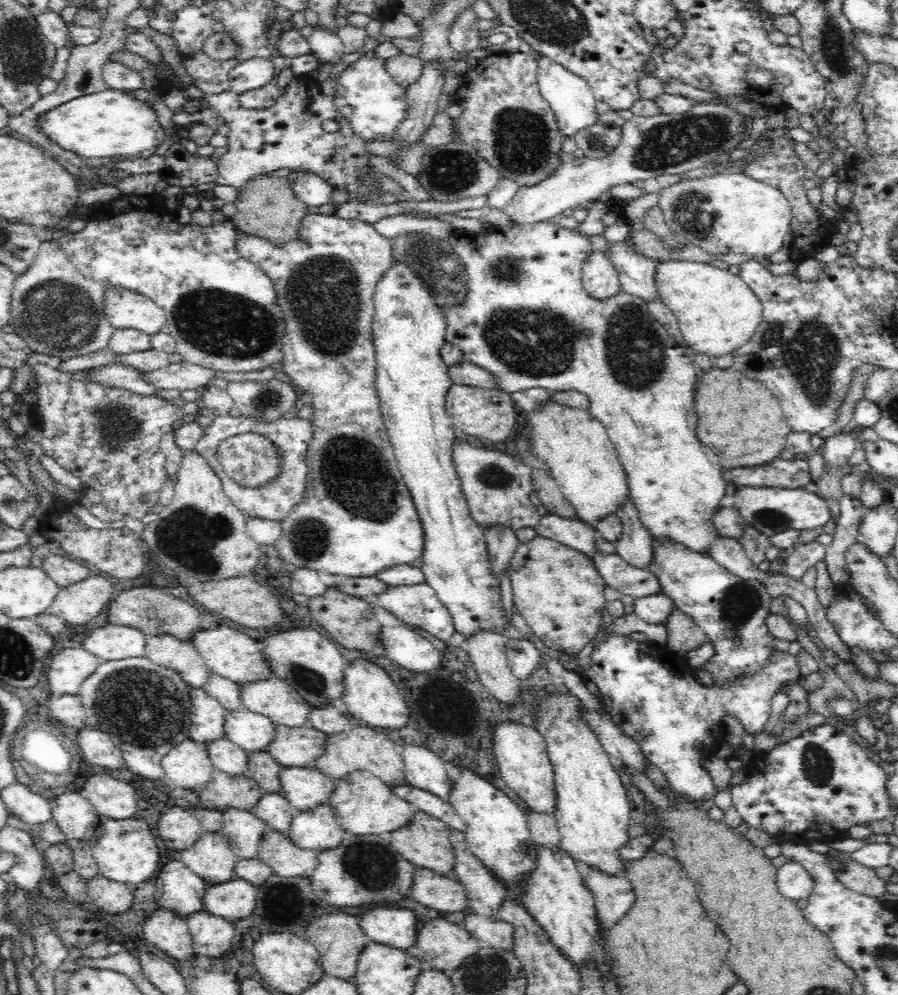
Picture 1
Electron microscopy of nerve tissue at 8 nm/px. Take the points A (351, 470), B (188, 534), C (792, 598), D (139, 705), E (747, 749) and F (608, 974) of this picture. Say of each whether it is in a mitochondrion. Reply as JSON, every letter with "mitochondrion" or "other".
{"A":"mitochondrion","B":"mitochondrion","C":"other","D":"mitochondrion","E":"other","F":"other"}

